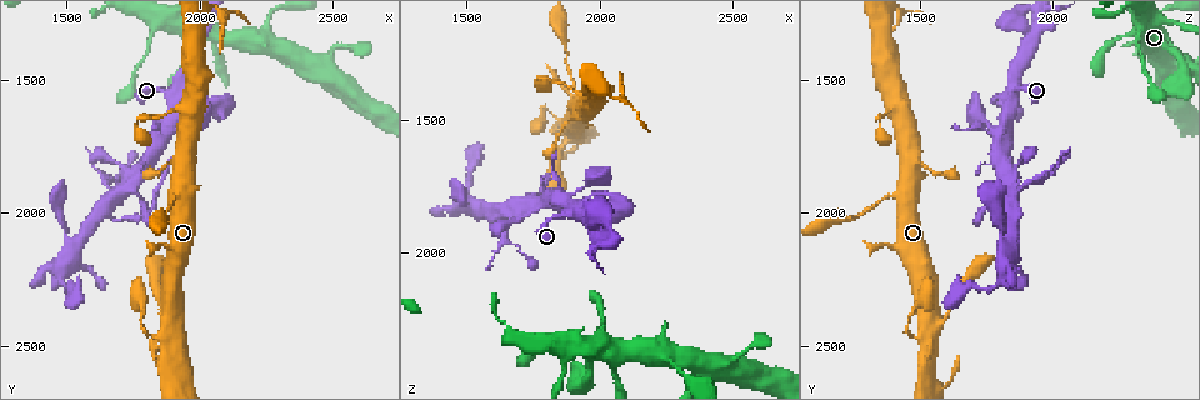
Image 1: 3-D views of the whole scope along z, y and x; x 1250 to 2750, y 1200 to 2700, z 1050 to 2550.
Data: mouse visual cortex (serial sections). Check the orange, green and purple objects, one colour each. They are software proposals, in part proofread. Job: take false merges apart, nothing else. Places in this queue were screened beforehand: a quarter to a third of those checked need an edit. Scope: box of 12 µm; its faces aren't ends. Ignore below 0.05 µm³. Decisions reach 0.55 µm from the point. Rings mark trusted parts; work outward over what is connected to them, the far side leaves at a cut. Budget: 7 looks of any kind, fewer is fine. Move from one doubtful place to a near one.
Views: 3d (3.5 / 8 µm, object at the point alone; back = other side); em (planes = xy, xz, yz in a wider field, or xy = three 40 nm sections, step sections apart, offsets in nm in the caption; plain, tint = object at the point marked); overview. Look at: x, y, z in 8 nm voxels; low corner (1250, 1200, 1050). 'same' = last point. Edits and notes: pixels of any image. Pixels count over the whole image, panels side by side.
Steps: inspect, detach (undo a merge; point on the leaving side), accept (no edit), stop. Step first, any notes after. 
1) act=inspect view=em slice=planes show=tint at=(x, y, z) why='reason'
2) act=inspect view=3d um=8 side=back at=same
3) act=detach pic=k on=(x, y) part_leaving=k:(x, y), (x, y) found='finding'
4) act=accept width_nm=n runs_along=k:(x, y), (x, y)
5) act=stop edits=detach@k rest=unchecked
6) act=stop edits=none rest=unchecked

act=inspect view=3d um=3.5 at=(2470, 1420, 2420) why='abrupt turn'

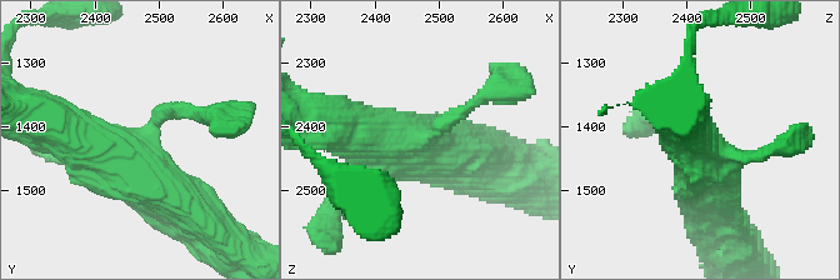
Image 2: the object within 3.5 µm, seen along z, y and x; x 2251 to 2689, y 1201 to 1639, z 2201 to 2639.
act=inspect view=em slice=xy step=5 show=tint at=(2480, 1425, 2415) arms=4 arm_widths_nm=200,200,600,600

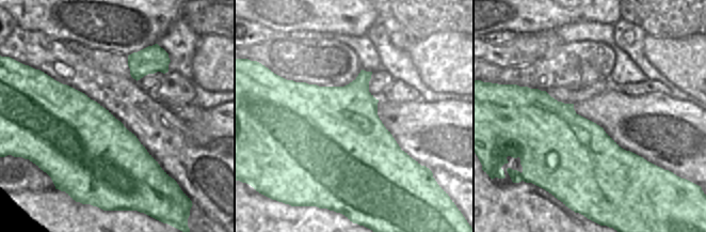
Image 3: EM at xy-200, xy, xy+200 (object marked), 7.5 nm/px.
act=accept runs_along=2:(60, 128), (109, 150), (198, 211) found='all the same cell'

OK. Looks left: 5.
act=inspect view=3d um=3.5 at=(1890, 1550, 1860) why='four or more arms meet'

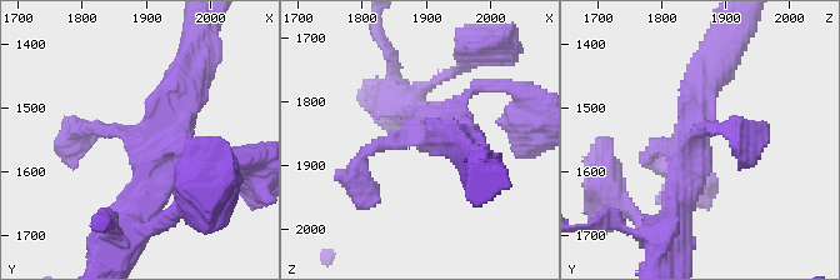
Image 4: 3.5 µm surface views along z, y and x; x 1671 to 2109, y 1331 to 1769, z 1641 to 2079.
act=inspect view=em slice=xy step=3 show=tint at=(1895, 1555, 1855)

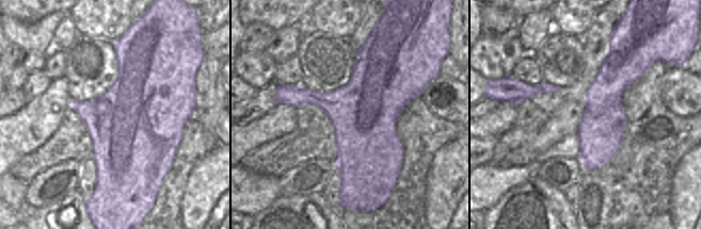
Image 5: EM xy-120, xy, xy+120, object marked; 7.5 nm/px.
act=accept runs_along=4:(78, 129), (116, 129), (150, 151), (139, 221) found='all the same cell'

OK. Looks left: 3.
act=inspect view=3d um=3.5 at=(1670, 1970, 1840) why='looks like a crossing'

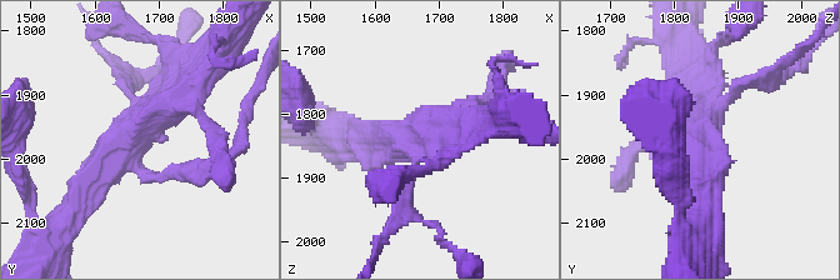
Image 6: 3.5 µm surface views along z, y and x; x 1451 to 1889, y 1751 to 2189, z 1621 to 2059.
act=inspect view=em slice=xy step=2 show=tint at=(1660, 1955, 1835)

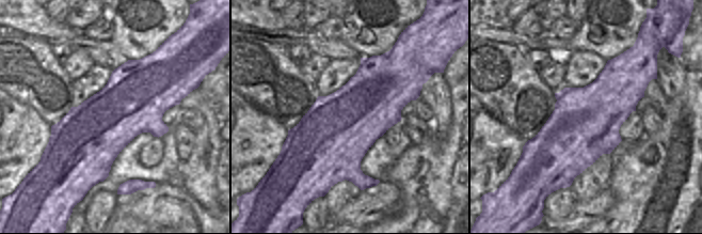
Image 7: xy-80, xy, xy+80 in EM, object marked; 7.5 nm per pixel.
act=detach pic=6 on=(178, 174) found='a second cell is stuck on'

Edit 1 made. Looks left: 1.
act=stop edits=detach@6 rest=unchecked

